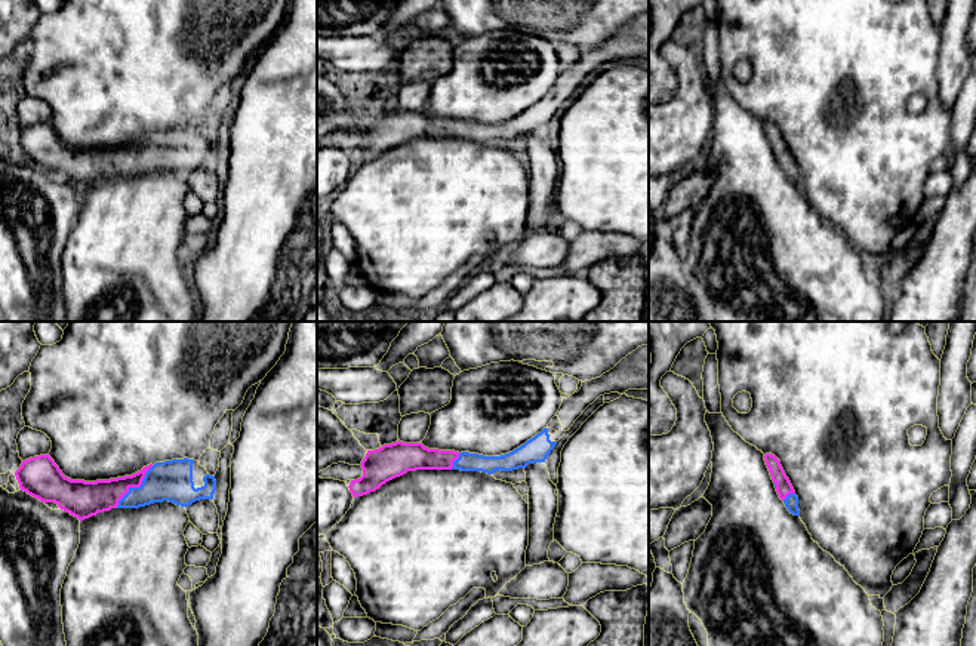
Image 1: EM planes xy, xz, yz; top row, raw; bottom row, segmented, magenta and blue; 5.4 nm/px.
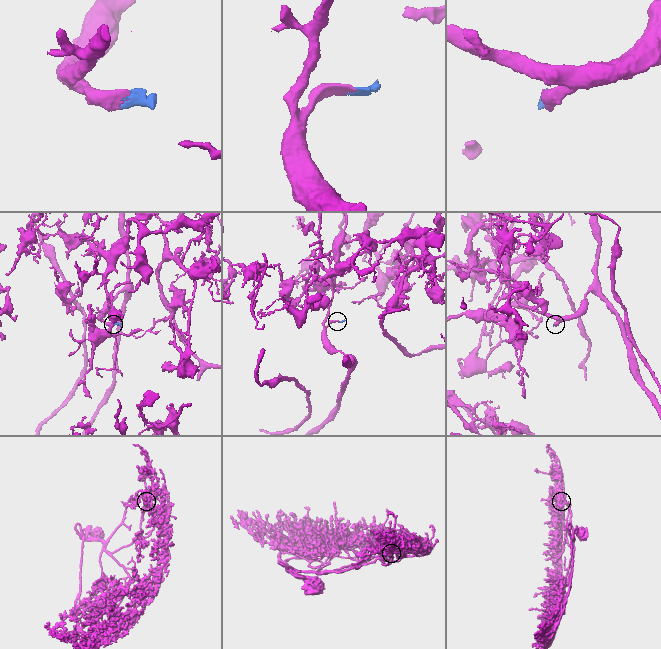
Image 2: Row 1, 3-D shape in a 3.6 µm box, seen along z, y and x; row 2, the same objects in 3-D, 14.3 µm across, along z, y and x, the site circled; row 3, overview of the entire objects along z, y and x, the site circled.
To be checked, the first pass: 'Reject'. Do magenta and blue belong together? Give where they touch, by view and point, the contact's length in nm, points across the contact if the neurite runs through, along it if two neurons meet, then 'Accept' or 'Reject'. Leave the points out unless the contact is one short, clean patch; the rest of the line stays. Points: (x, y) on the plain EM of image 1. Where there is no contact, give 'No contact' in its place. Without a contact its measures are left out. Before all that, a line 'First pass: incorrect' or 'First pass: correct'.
First pass: incorrect
Touches magenta at xy (135, 154). Shared border 300 nm. Path across: xy (91, 166), (126, 160), (135, 154), (172, 148). Accept

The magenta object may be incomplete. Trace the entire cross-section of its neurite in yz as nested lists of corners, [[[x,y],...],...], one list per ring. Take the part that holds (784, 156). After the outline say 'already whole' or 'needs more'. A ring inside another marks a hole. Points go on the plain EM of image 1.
[[[766,121],[764,129],[770,139],[779,166],[783,169],[791,182],[800,184],[798,164],[795,163],[795,159],[783,139],[781,129],[772,121]]]; needs more

